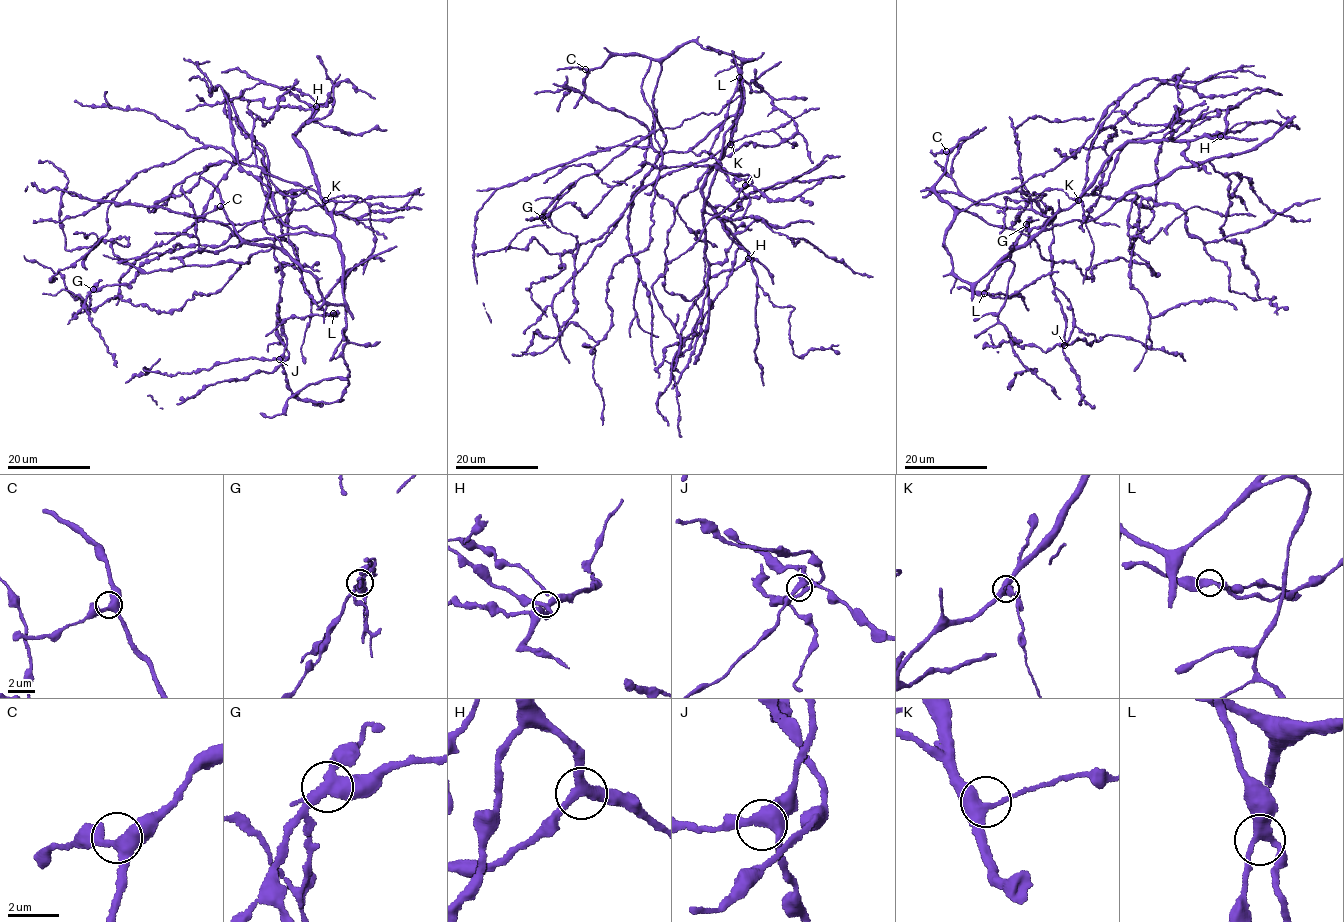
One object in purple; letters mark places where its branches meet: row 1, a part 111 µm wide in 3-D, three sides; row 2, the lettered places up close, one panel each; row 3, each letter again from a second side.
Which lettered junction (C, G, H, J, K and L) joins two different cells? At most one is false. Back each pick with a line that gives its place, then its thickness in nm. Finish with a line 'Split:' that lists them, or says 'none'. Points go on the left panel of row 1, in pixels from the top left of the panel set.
G: Place: (93, 289). Thickness 360 nm
Split: G

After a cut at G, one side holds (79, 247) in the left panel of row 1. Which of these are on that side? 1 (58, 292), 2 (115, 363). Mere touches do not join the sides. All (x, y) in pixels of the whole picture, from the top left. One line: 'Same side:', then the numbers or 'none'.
Same side: none

